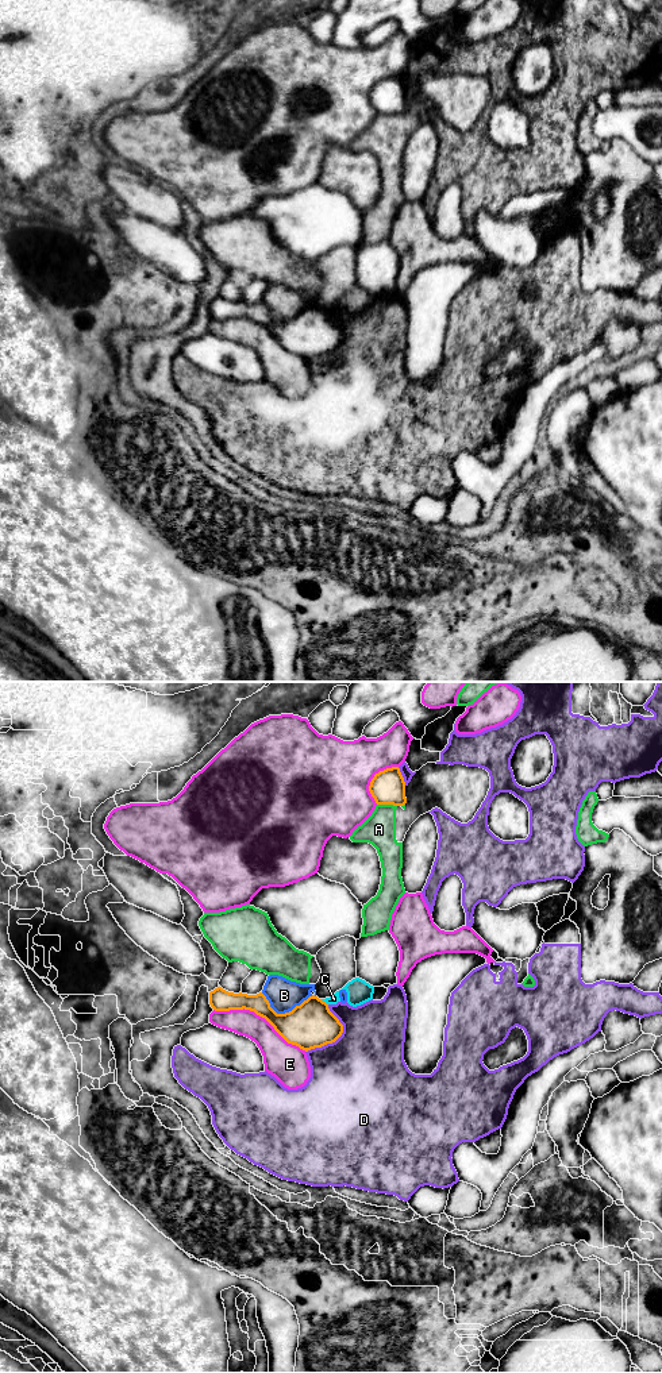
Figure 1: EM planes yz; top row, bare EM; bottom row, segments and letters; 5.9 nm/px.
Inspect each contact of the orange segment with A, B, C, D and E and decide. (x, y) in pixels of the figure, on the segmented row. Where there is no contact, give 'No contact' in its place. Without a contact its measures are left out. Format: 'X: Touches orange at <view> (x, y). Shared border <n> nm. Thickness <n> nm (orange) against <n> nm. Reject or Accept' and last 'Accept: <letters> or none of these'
A: Touches orange at yz (387, 803). Shared border 120 nm. Thickness 200 nm (orange) against 190 nm. Reject
B: Touches orange at yz (287, 1013). Shared border 320 nm. Thickness 280 nm (orange) against 190 nm. Reject
C: Touches orange at yz (324, 1002). Shared border 60 nm. Thickness 280 nm (orange) against 60 nm. Reject
D: Touches orange at yz (338, 1037). Shared border 320 nm. Thickness 280 nm (orange) against 480 nm. Reject
E: Touches orange at yz (260, 1015). Shared border 600 nm. Thickness 220 nm (orange) against 180 nm. Reject
Accept: none of these

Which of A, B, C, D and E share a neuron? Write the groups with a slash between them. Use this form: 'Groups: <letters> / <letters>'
Groups: A / B C E / D

